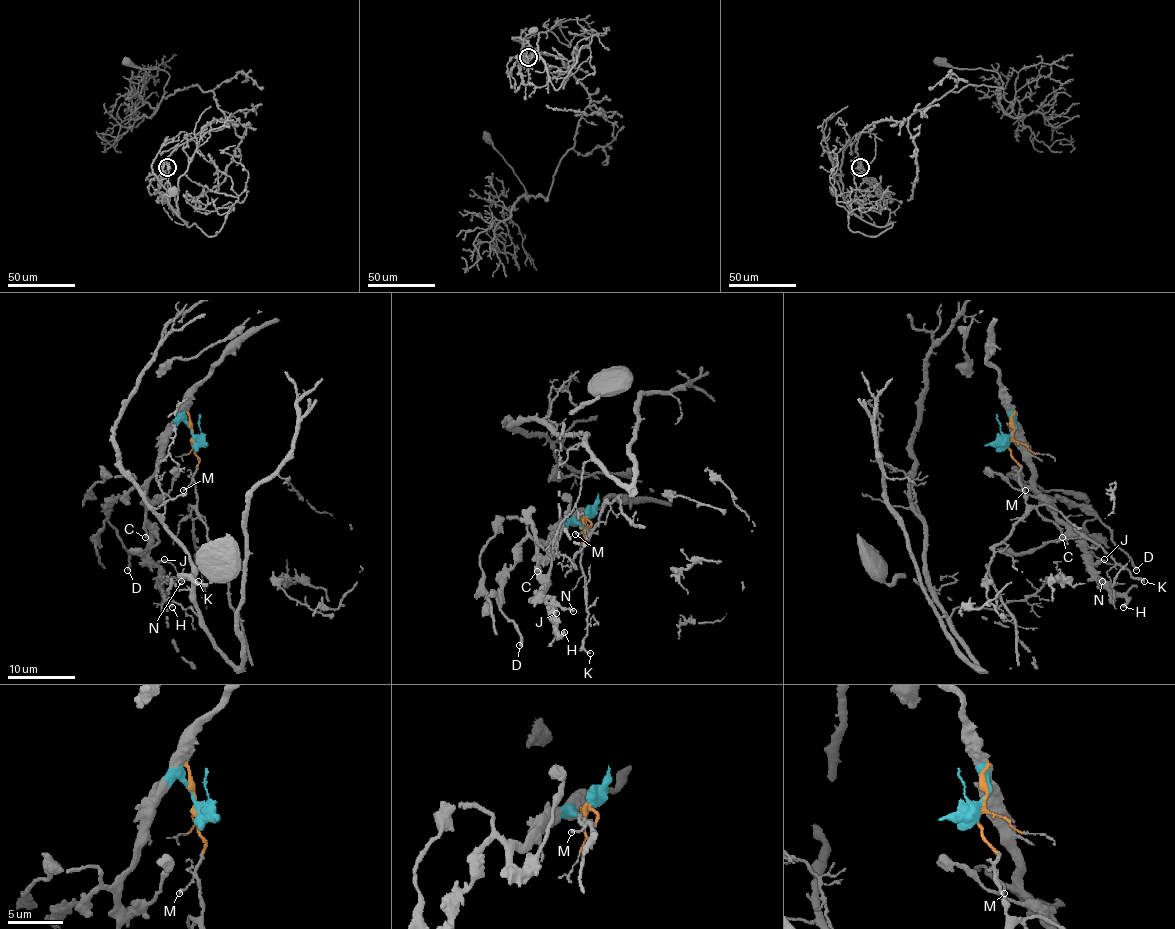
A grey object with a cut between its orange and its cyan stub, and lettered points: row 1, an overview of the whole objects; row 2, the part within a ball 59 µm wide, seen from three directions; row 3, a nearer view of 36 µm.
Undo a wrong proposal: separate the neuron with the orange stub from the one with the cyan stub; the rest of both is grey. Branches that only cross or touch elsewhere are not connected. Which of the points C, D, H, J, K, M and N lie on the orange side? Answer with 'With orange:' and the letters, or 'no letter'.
With orange: K, M

